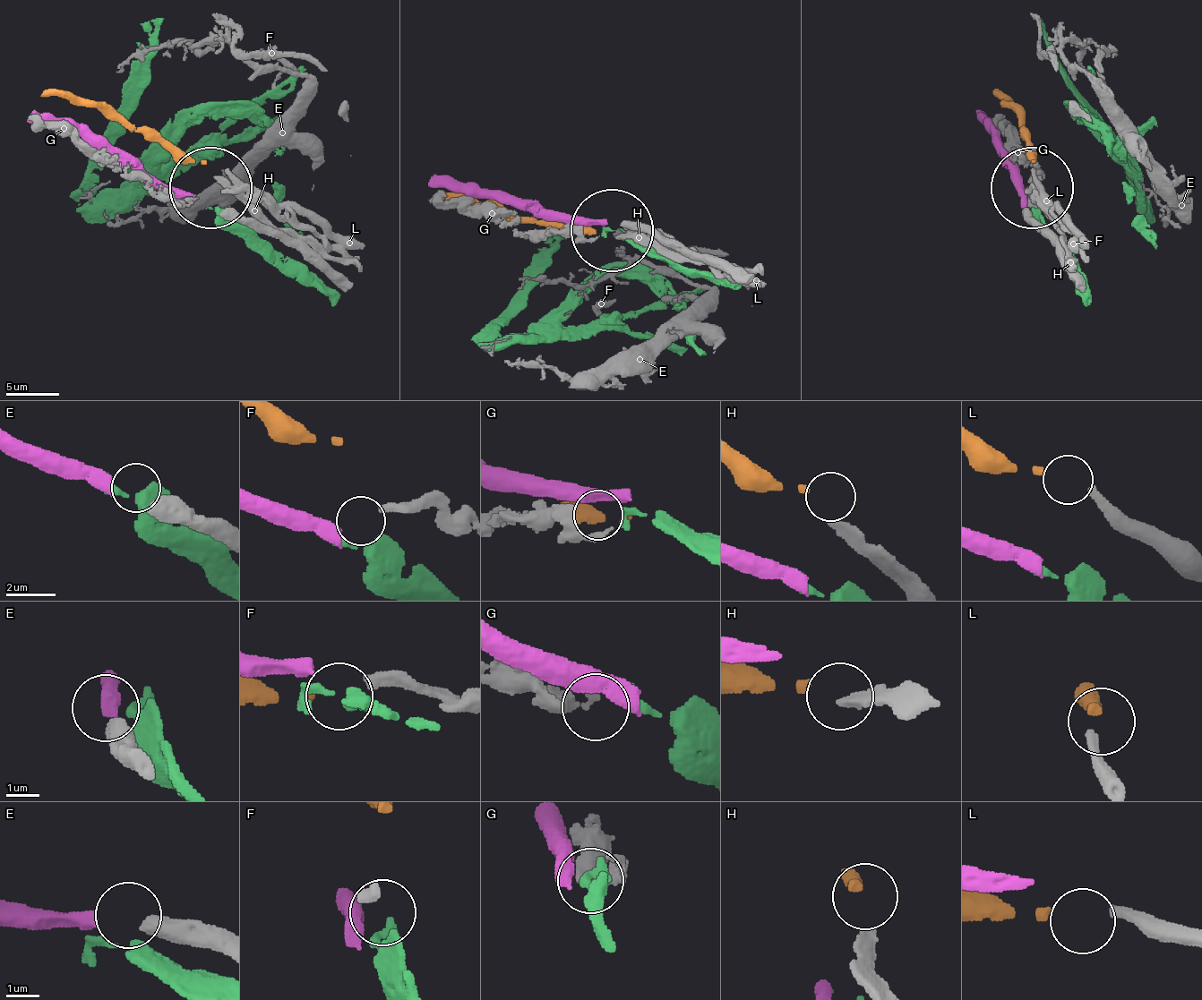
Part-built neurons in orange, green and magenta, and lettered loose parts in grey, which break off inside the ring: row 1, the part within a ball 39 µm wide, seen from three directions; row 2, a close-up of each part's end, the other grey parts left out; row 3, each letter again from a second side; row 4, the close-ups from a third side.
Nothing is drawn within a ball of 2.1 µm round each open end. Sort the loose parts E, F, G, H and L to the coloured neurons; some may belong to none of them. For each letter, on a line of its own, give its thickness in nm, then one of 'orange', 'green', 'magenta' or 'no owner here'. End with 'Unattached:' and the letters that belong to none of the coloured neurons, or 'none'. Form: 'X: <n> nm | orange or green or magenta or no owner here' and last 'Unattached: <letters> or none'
E: 600 nm | magenta
F: 340 nm | no owner here
G: 360 nm | green
H: 360 nm | no owner here
L: 360 nm | orange
Unattached: F, H

